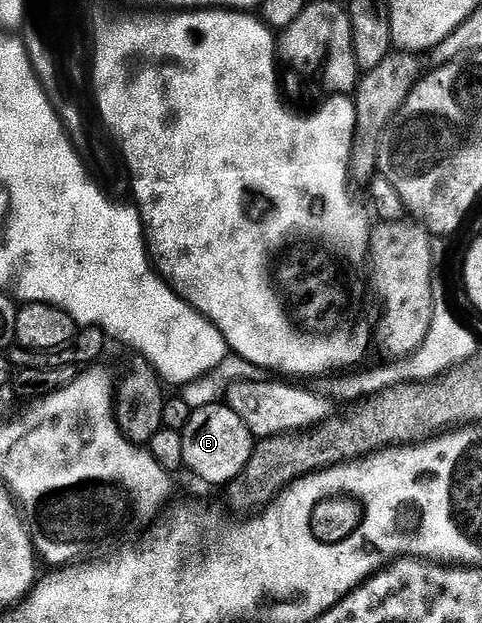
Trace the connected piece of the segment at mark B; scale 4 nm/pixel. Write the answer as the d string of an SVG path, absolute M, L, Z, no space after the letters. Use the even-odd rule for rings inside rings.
M224 402L198 406L191 421L180 431L183 437L183 467L198 475L205 483L228 485L240 477L253 452L254 437L243 425L243 417L232 411Z

